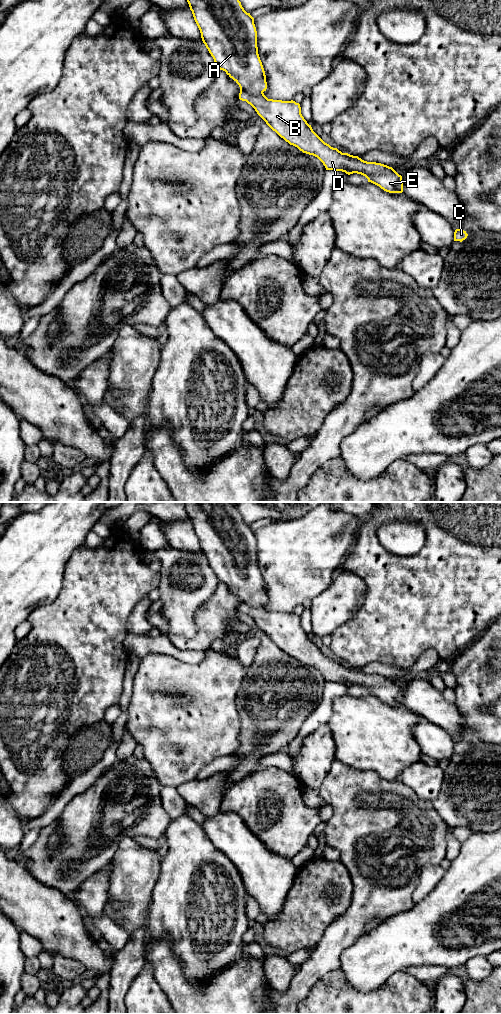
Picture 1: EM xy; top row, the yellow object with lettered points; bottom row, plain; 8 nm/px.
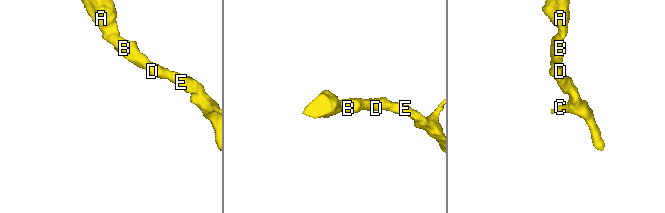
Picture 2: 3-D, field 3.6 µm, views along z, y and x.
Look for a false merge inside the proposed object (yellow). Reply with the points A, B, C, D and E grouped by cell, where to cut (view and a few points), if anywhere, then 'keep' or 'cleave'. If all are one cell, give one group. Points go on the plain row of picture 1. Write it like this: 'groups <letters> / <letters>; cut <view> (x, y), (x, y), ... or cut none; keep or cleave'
groups A B C D E; cut none; keep

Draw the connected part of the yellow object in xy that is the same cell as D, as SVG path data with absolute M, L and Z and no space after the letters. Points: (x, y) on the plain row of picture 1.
M184 502L185 509L192 523L194 532L200 542L201 550L209 565L218 577L220 582L232 590L240 599L239 611L250 616L257 626L266 634L266 636L275 643L281 650L283 650L290 657L297 659L303 665L317 669L325 678L326 682L342 683L350 687L353 685L361 686L381 701L389 705L402 705L403 692L392 679L387 677L367 674L348 665L342 665L337 660L331 659L325 655L312 641L311 637L307 635L301 626L301 619L295 613L282 613L268 611L264 607L267 601L266 587L258 566L257 559L257 543L254 536L254 530L247 525L241 517L241 514L232 502Z

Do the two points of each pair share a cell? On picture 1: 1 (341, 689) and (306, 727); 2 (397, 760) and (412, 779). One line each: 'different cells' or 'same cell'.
1: same cell
2: different cells

